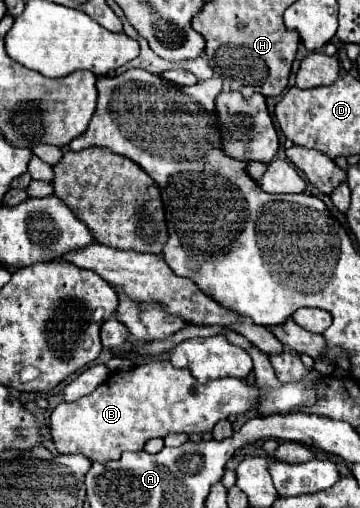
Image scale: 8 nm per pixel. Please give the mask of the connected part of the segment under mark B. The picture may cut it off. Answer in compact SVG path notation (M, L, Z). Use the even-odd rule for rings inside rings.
M153 360L147 364L137 366L135 370L129 372L113 372L105 384L101 384L93 394L69 404L61 402L53 412L51 412L51 438L61 454L83 454L93 462L107 462L107 460L117 460L125 450L129 452L139 452L143 450L145 442L149 438L165 438L167 434L177 434L177 432L211 432L213 426L219 420L229 418L231 414L243 414L257 406L257 382L249 384L247 380L237 380L237 378L221 378L221 380L211 380L207 384L199 384L189 370L179 370L173 368L171 362L167 360Z

